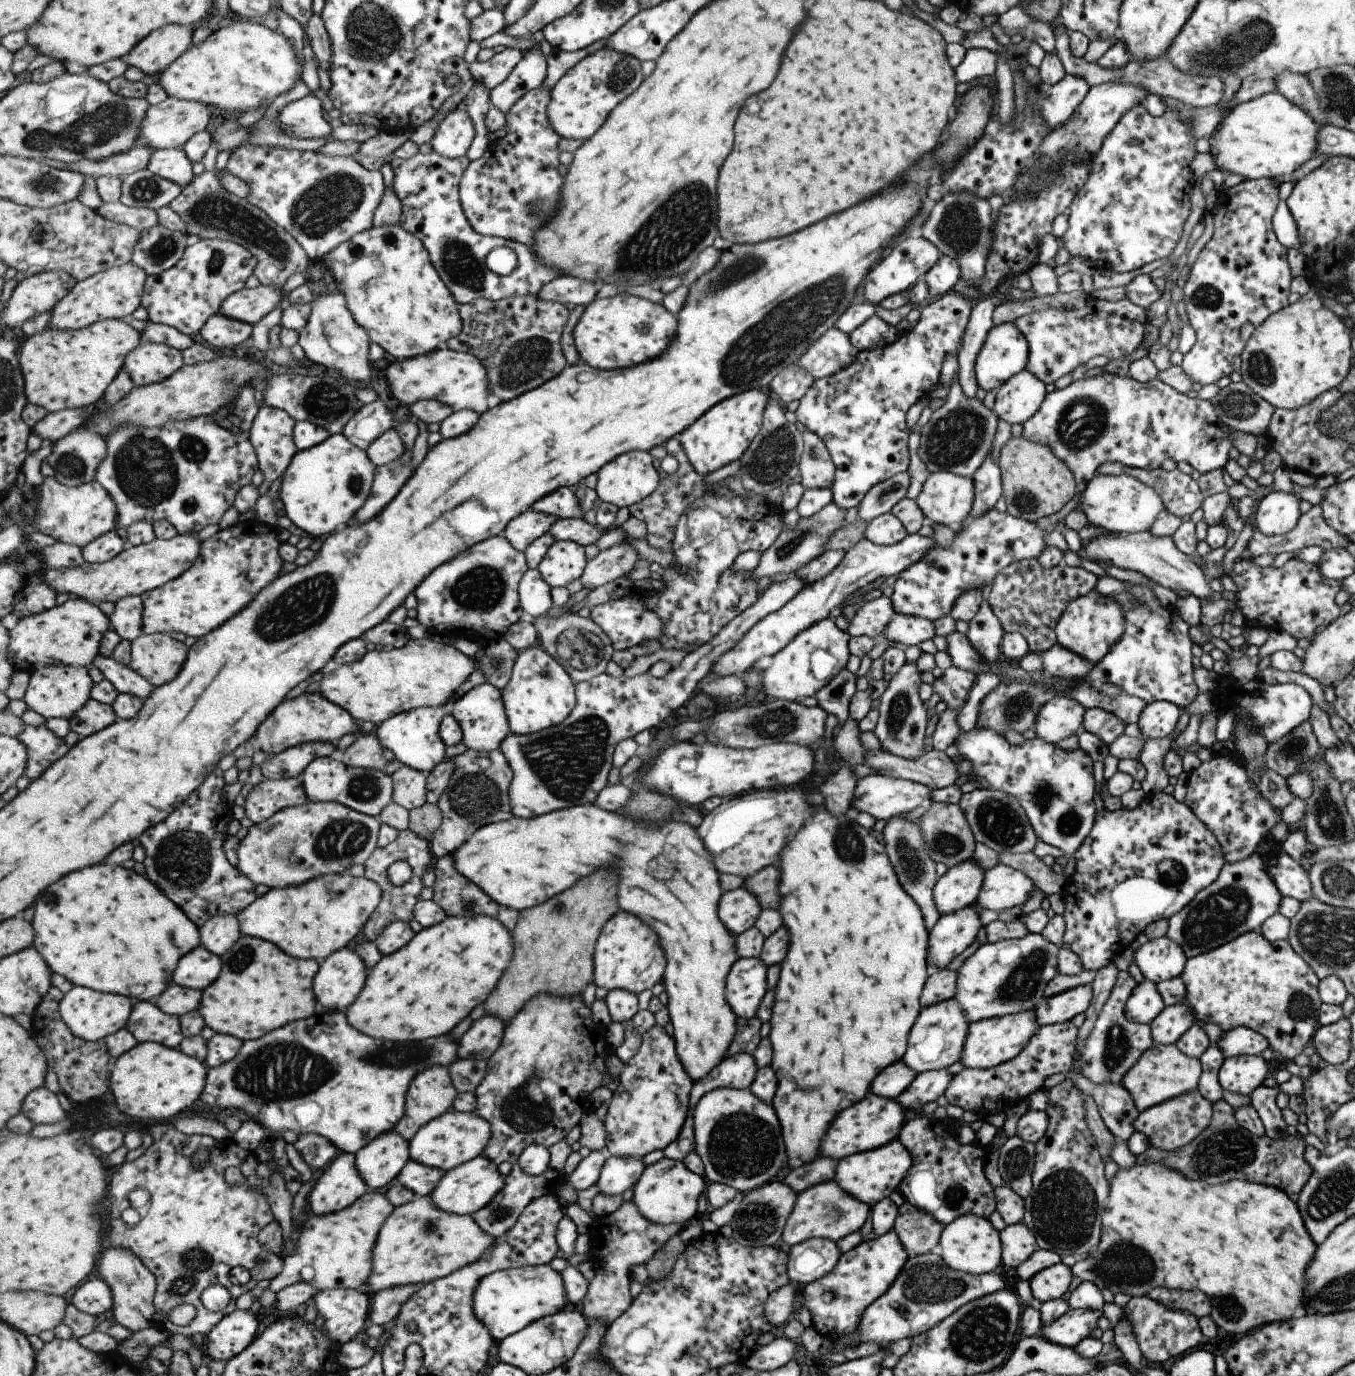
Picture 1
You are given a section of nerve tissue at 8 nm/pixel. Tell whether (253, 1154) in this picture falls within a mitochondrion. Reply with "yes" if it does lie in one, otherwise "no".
no

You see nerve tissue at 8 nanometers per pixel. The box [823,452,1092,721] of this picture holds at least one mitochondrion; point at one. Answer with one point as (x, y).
(1024, 502)

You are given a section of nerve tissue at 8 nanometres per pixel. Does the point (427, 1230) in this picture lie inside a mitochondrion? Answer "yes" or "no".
yes

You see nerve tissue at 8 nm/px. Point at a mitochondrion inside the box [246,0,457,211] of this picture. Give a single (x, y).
(367, 32)

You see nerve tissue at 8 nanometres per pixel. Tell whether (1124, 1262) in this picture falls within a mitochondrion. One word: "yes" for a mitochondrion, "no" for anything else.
yes

